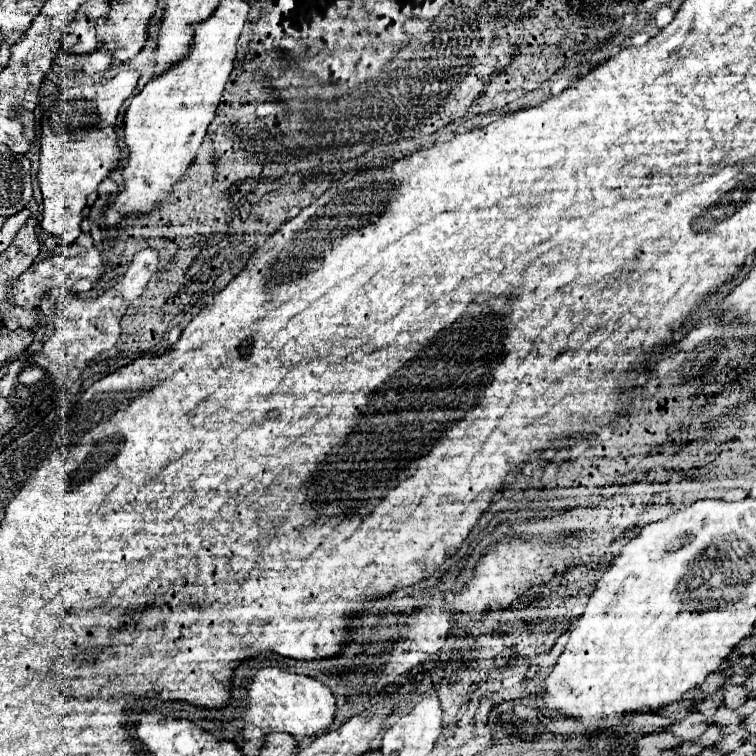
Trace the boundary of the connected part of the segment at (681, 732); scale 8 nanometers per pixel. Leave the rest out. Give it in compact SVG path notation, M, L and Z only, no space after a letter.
M692 712L682 722L670 726L666 732L672 732L674 736L684 738L684 740L692 740L692 738L702 736L712 724L714 724L714 716L702 716L698 712Z

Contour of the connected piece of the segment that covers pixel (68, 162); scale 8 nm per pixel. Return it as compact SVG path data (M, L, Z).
M124 70L112 80L56 90L42 98L42 138L38 182L44 196L44 230L61 238L66 245L82 234L82 210L98 184L116 168L120 150L116 146L116 118L124 100L134 92L138 70Z

